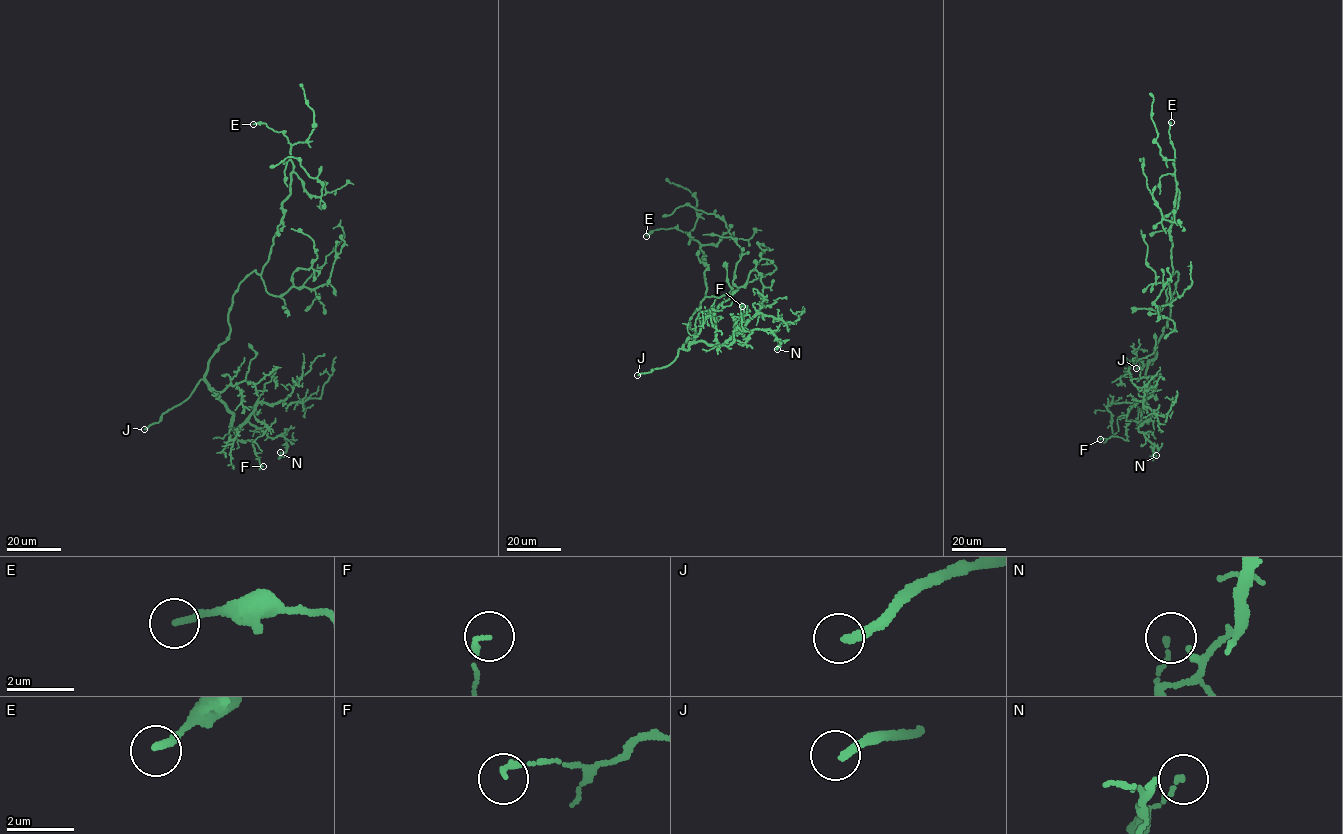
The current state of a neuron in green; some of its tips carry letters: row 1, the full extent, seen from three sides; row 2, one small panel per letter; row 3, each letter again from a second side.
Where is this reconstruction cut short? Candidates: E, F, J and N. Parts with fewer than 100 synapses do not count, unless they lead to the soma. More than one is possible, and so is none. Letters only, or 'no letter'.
J

